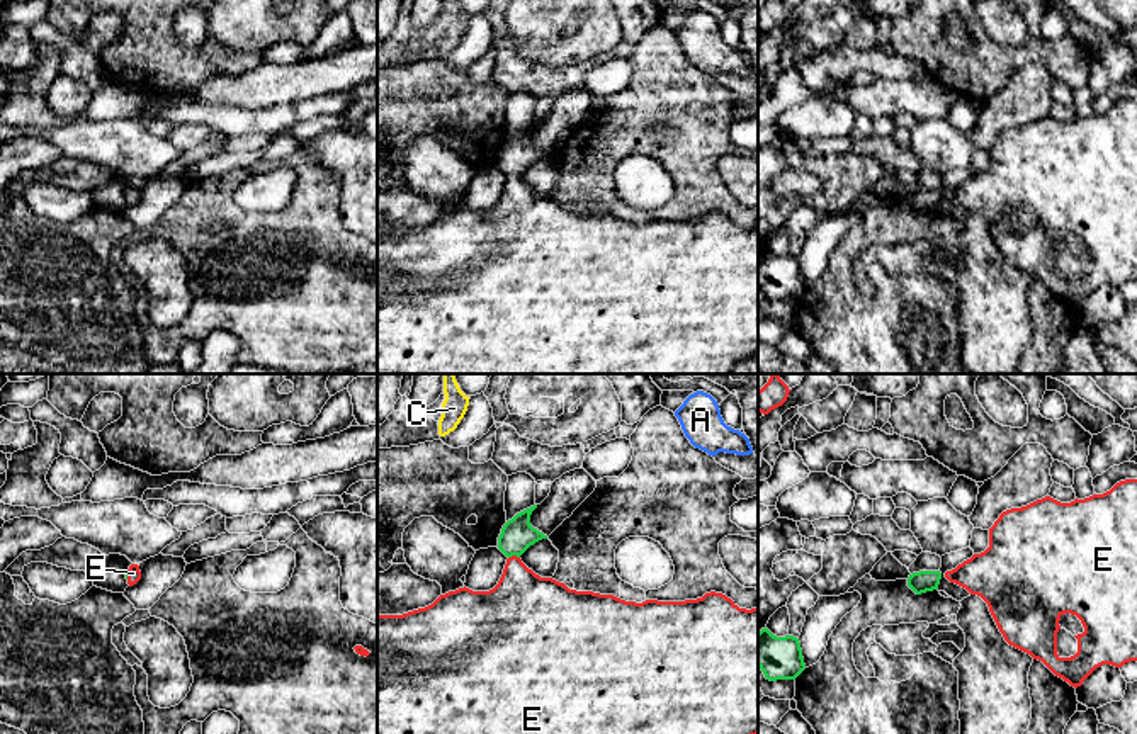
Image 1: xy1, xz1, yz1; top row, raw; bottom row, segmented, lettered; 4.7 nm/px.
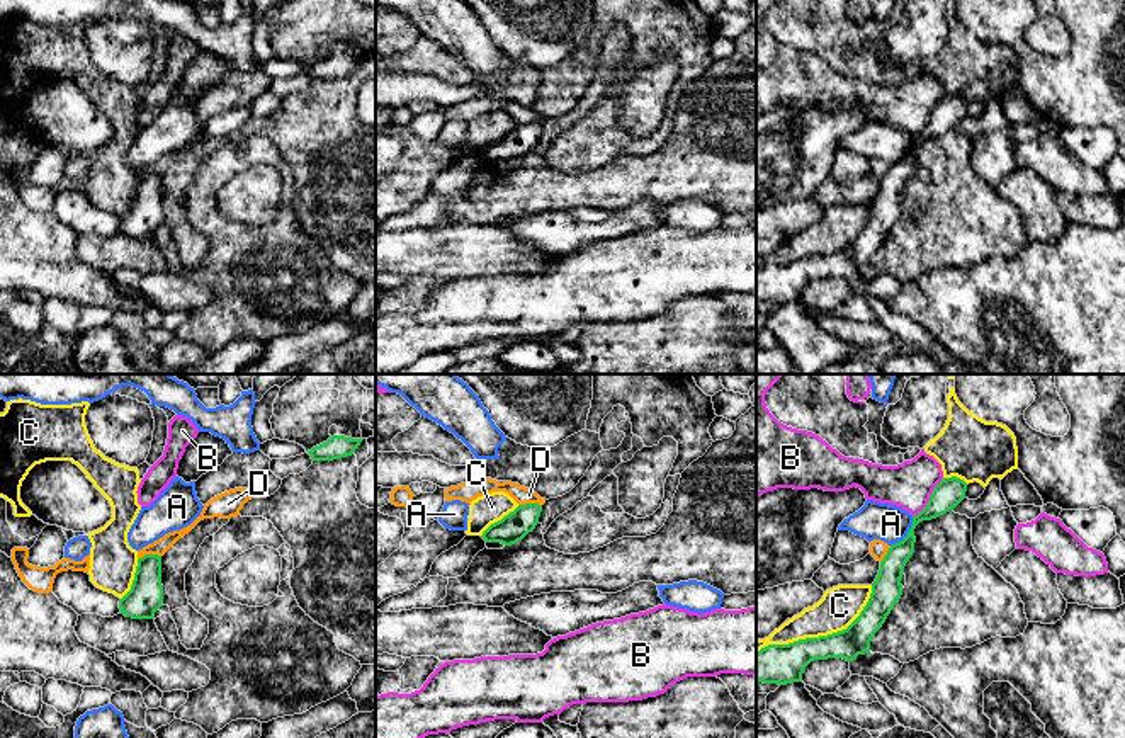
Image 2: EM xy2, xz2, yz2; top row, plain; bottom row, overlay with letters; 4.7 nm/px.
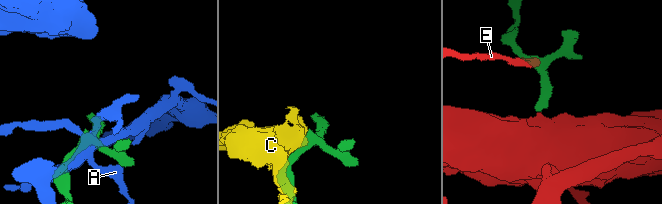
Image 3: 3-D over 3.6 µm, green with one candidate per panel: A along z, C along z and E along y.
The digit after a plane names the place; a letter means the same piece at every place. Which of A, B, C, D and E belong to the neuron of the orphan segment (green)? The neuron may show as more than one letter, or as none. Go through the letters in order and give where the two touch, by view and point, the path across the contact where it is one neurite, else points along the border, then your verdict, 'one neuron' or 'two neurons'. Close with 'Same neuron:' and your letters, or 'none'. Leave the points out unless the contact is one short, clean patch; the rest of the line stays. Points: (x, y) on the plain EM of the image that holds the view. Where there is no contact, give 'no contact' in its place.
A: yz2 (908, 153) | two neurons
B: yz2 (930, 118) | along yz2 (944, 97), (935, 106), (928, 121), (913, 136) | two neurons
C: yz2 (821, 255) | two neurons
D: xy2 (148, 174) | along xy2 (160, 174), (143, 174), (138, 179) | two neurons
E: xz1 (514, 174) | across xz1 (517, 155), (514, 174), (522, 225) | one neuron
Same neuron: E

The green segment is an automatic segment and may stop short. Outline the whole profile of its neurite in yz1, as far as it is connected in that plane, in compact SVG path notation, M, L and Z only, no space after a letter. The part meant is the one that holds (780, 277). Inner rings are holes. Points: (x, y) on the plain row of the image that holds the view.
M766 246L761 248L758 251L758 287L770 301L795 299L806 289L799 258L777 257Z

